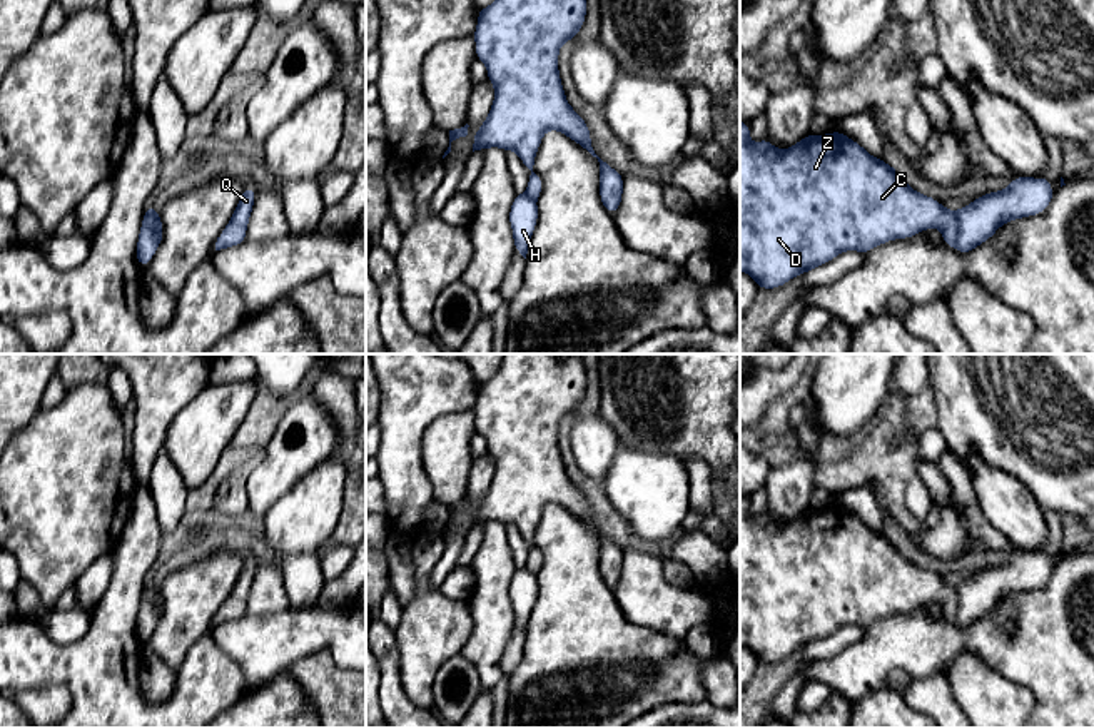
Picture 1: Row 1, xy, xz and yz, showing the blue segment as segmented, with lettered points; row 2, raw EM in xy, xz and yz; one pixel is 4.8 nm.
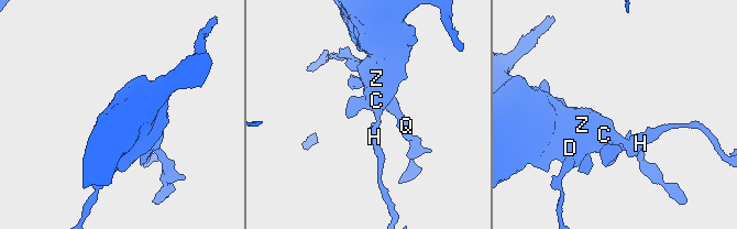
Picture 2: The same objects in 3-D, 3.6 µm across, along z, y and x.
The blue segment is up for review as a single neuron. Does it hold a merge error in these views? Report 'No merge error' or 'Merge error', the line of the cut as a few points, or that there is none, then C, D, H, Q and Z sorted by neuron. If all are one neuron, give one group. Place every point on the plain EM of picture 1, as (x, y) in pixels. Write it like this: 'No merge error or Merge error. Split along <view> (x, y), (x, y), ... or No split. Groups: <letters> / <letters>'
Merge error. Split along yz (954, 586), (956, 620). Groups: C D Q Z / H

